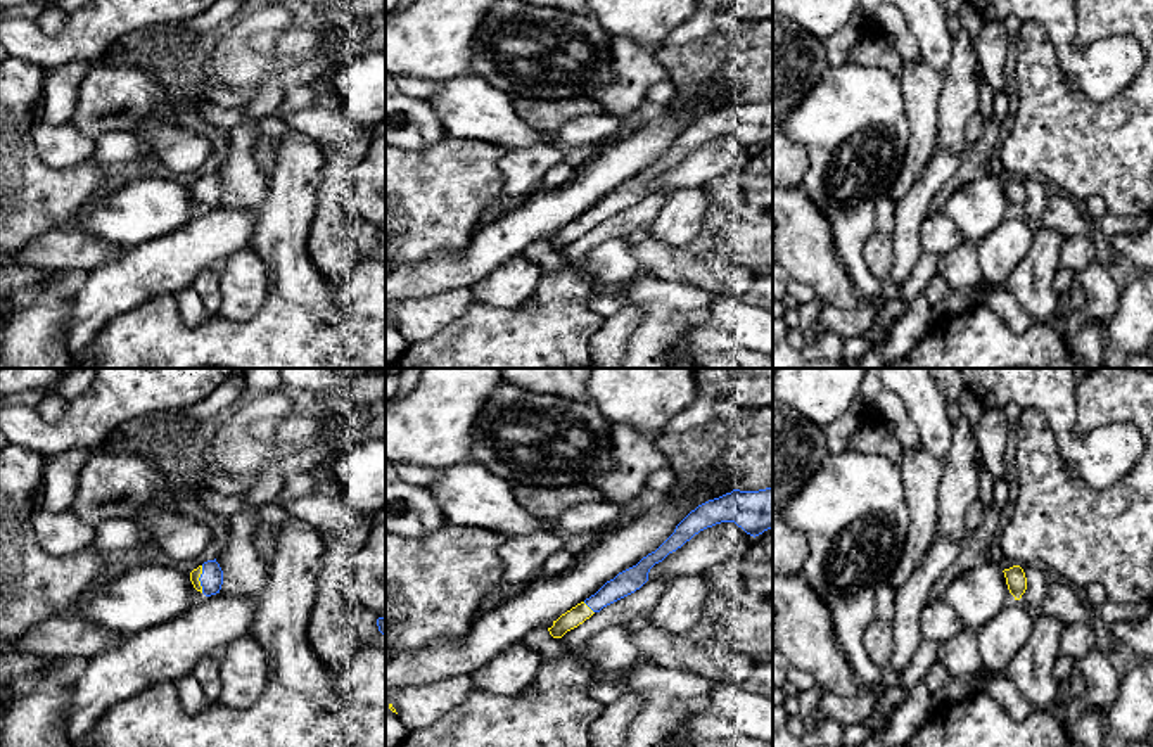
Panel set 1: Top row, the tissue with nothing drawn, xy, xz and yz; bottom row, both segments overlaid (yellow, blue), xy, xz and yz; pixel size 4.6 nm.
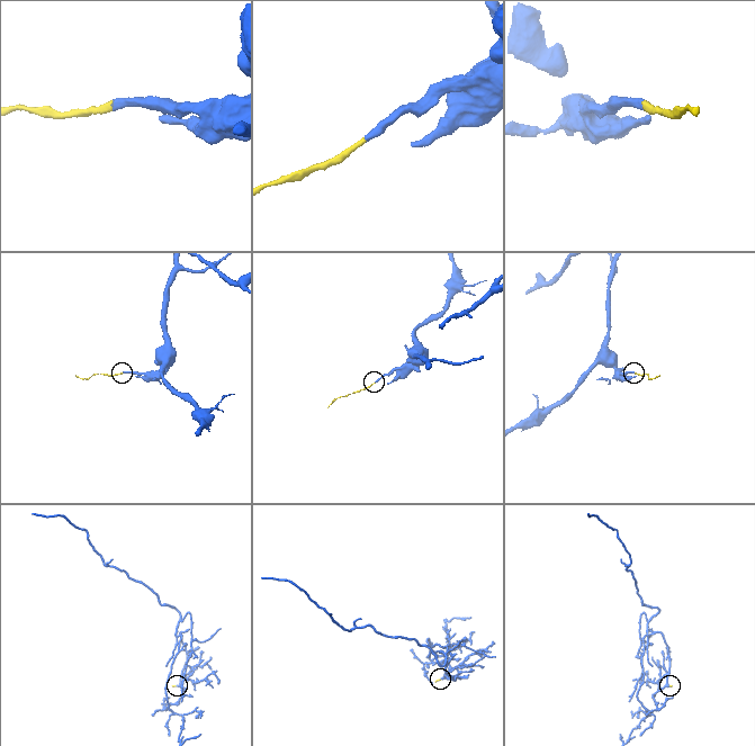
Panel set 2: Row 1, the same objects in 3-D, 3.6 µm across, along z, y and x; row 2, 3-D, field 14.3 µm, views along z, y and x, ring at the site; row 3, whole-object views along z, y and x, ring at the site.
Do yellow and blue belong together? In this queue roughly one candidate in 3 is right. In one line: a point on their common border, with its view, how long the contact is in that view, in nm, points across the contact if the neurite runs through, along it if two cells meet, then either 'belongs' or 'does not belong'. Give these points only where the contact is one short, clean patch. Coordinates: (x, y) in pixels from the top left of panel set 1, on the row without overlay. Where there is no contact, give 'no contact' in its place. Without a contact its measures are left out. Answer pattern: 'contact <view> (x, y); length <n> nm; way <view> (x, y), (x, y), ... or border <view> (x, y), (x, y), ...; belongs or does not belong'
contact xy (197, 192); length 130 nm; way xy (194, 189), (197, 192), (211, 191); belongs

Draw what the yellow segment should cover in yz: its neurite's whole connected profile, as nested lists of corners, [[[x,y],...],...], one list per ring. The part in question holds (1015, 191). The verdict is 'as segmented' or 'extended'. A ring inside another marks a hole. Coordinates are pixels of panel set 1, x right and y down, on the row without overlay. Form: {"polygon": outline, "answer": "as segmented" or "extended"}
{"polygon": [[[1013,178],[1010,182],[1004,182],[1003,185],[1004,185],[1010,206],[1015,209],[1015,213],[1020,213],[1027,202],[1027,190],[1023,182],[1020,178]]], "answer": "as segmented"}

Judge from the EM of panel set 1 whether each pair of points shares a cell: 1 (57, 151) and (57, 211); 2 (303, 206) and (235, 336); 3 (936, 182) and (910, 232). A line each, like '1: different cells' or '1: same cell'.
1: different cells
2: same cell
3: same cell

